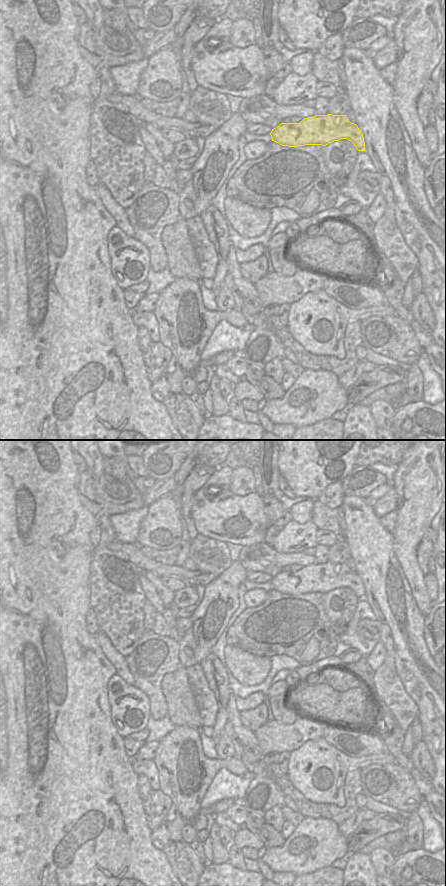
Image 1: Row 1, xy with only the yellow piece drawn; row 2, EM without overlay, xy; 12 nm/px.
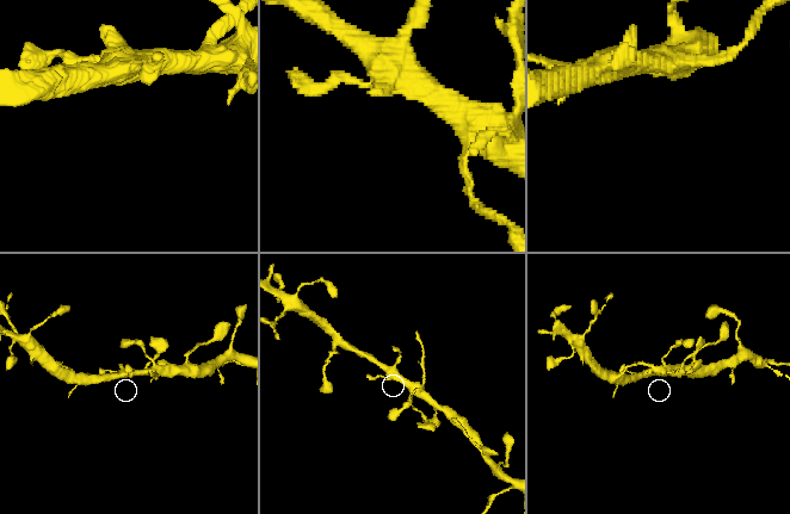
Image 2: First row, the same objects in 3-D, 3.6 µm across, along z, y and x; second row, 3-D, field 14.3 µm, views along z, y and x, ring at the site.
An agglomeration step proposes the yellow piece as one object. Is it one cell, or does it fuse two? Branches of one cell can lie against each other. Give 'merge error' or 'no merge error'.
merge error

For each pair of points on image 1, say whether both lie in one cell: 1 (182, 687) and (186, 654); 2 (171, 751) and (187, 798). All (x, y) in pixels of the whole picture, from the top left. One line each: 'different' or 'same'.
1: different
2: same

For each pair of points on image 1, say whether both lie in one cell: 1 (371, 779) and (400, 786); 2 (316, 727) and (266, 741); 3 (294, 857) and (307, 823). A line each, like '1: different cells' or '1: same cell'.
1: same cell
2: same cell
3: same cell

